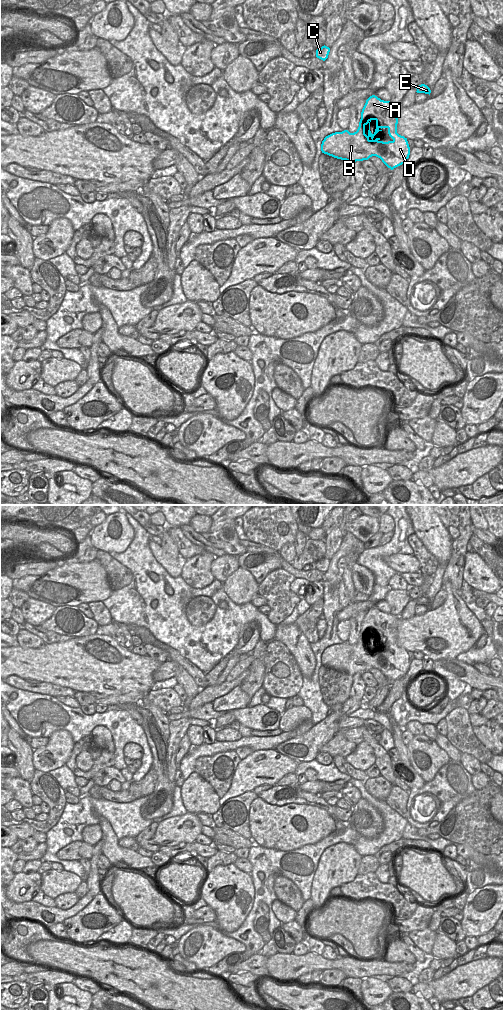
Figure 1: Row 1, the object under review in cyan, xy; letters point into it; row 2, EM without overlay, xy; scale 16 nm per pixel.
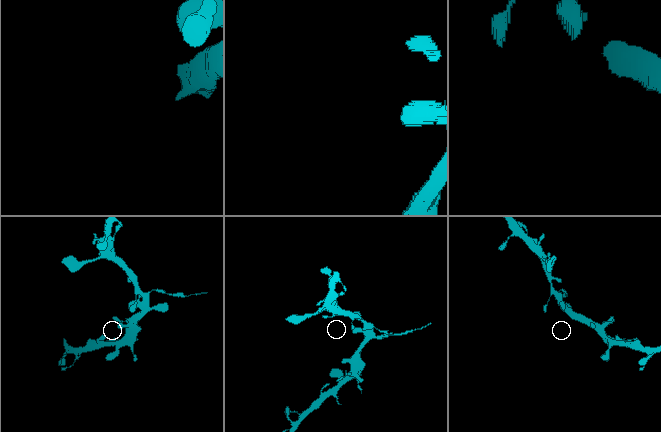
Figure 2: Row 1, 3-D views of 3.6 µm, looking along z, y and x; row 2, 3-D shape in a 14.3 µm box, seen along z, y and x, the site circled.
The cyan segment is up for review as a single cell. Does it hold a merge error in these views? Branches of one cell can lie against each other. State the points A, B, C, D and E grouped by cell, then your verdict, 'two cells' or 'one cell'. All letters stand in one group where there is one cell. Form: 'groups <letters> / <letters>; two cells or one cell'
groups A B C D / E; two cells

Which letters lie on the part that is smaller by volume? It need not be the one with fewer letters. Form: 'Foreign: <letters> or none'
Foreign: E

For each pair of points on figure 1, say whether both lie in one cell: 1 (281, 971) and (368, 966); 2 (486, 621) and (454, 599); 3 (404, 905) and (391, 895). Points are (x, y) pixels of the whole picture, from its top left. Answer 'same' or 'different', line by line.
1: same
2: different
3: same

